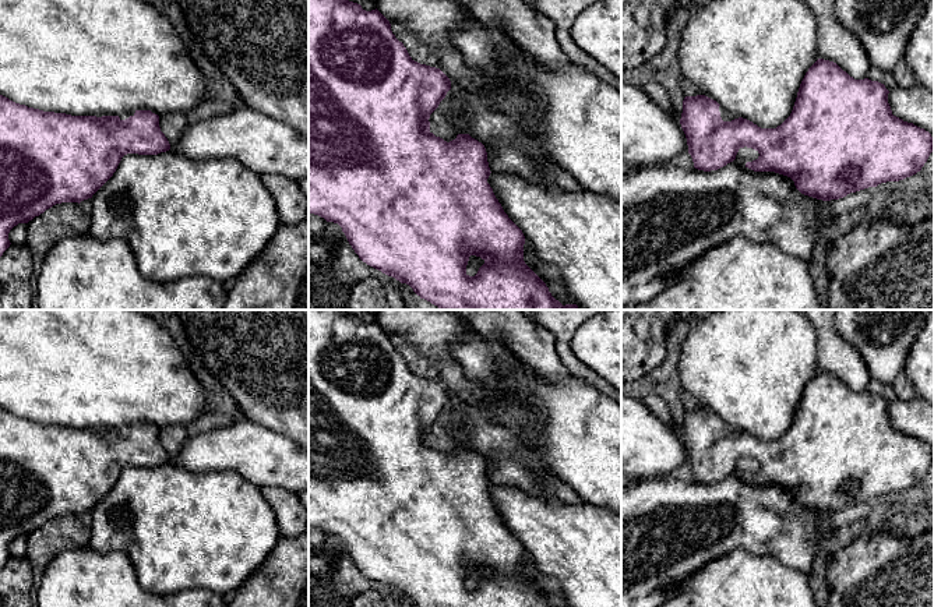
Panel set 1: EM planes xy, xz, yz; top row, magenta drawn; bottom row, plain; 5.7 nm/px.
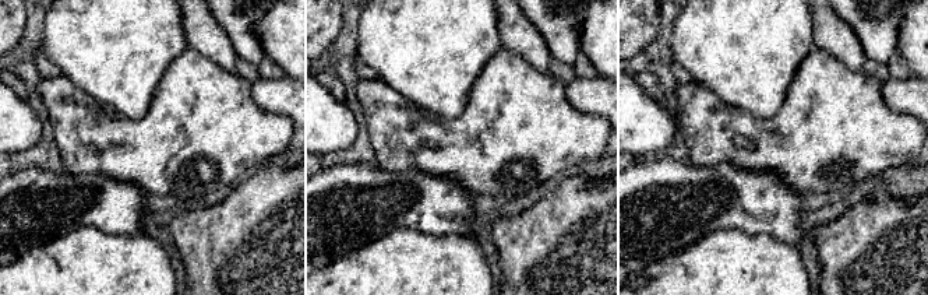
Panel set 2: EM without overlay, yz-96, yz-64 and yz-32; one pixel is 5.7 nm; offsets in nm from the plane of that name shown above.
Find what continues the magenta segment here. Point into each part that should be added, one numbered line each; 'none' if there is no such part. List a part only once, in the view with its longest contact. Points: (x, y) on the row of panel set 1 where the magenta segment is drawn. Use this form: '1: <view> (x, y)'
1: yz (726, 116)

